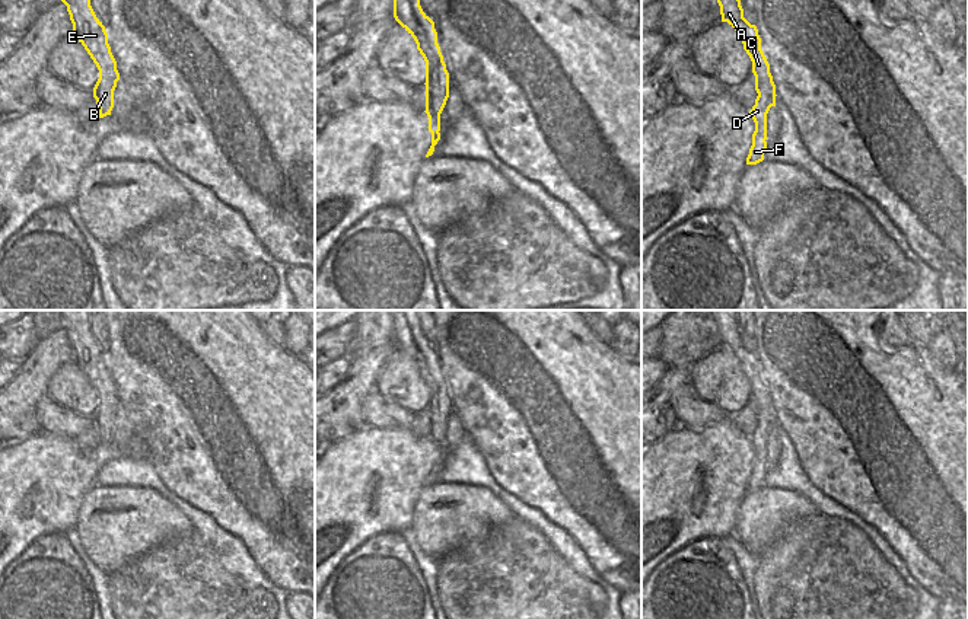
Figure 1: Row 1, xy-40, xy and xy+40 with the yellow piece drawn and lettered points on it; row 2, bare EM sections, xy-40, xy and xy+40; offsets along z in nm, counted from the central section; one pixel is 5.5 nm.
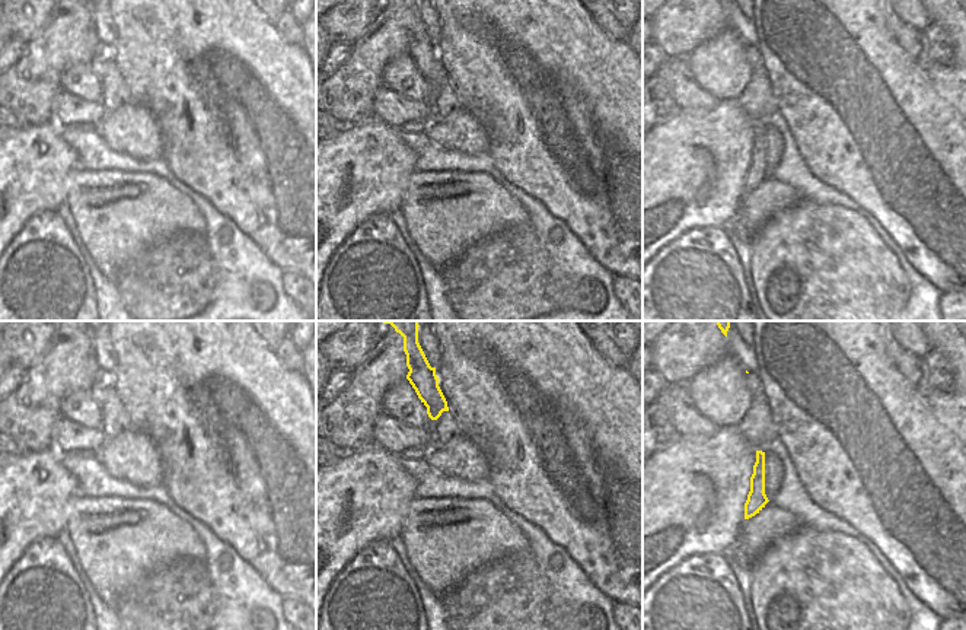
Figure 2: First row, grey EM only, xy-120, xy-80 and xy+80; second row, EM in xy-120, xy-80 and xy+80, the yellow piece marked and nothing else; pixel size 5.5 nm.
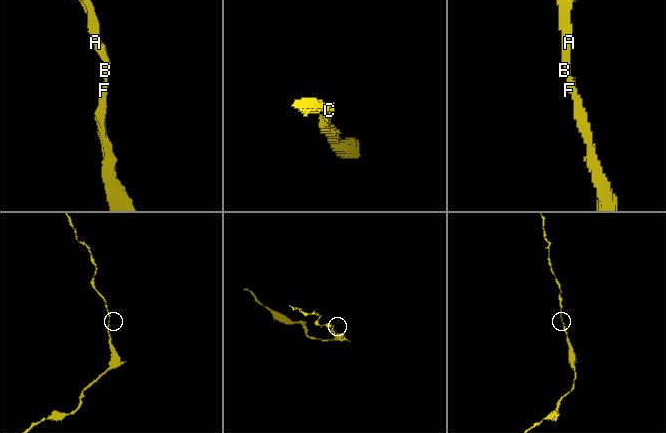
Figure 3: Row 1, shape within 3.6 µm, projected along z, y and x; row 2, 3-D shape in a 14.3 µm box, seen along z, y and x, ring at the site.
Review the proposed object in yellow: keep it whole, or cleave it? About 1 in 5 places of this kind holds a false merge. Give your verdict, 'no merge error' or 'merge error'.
no merge error

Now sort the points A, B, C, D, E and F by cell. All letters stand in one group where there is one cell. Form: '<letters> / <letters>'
A B C D E F

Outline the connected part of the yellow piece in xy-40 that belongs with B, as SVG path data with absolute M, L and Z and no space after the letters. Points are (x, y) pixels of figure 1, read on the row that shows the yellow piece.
M61 0L67 6L73 23L73 36L85 47L99 70L99 79L93 87L93 98L99 106L99 118L111 115L114 108L114 90L120 80L117 61L108 44L108 33L96 17L90 0Z

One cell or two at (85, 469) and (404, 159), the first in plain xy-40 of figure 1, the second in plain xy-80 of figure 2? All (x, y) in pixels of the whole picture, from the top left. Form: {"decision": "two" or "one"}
{"decision": "one"}

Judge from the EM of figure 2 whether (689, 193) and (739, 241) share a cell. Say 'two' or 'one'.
two

